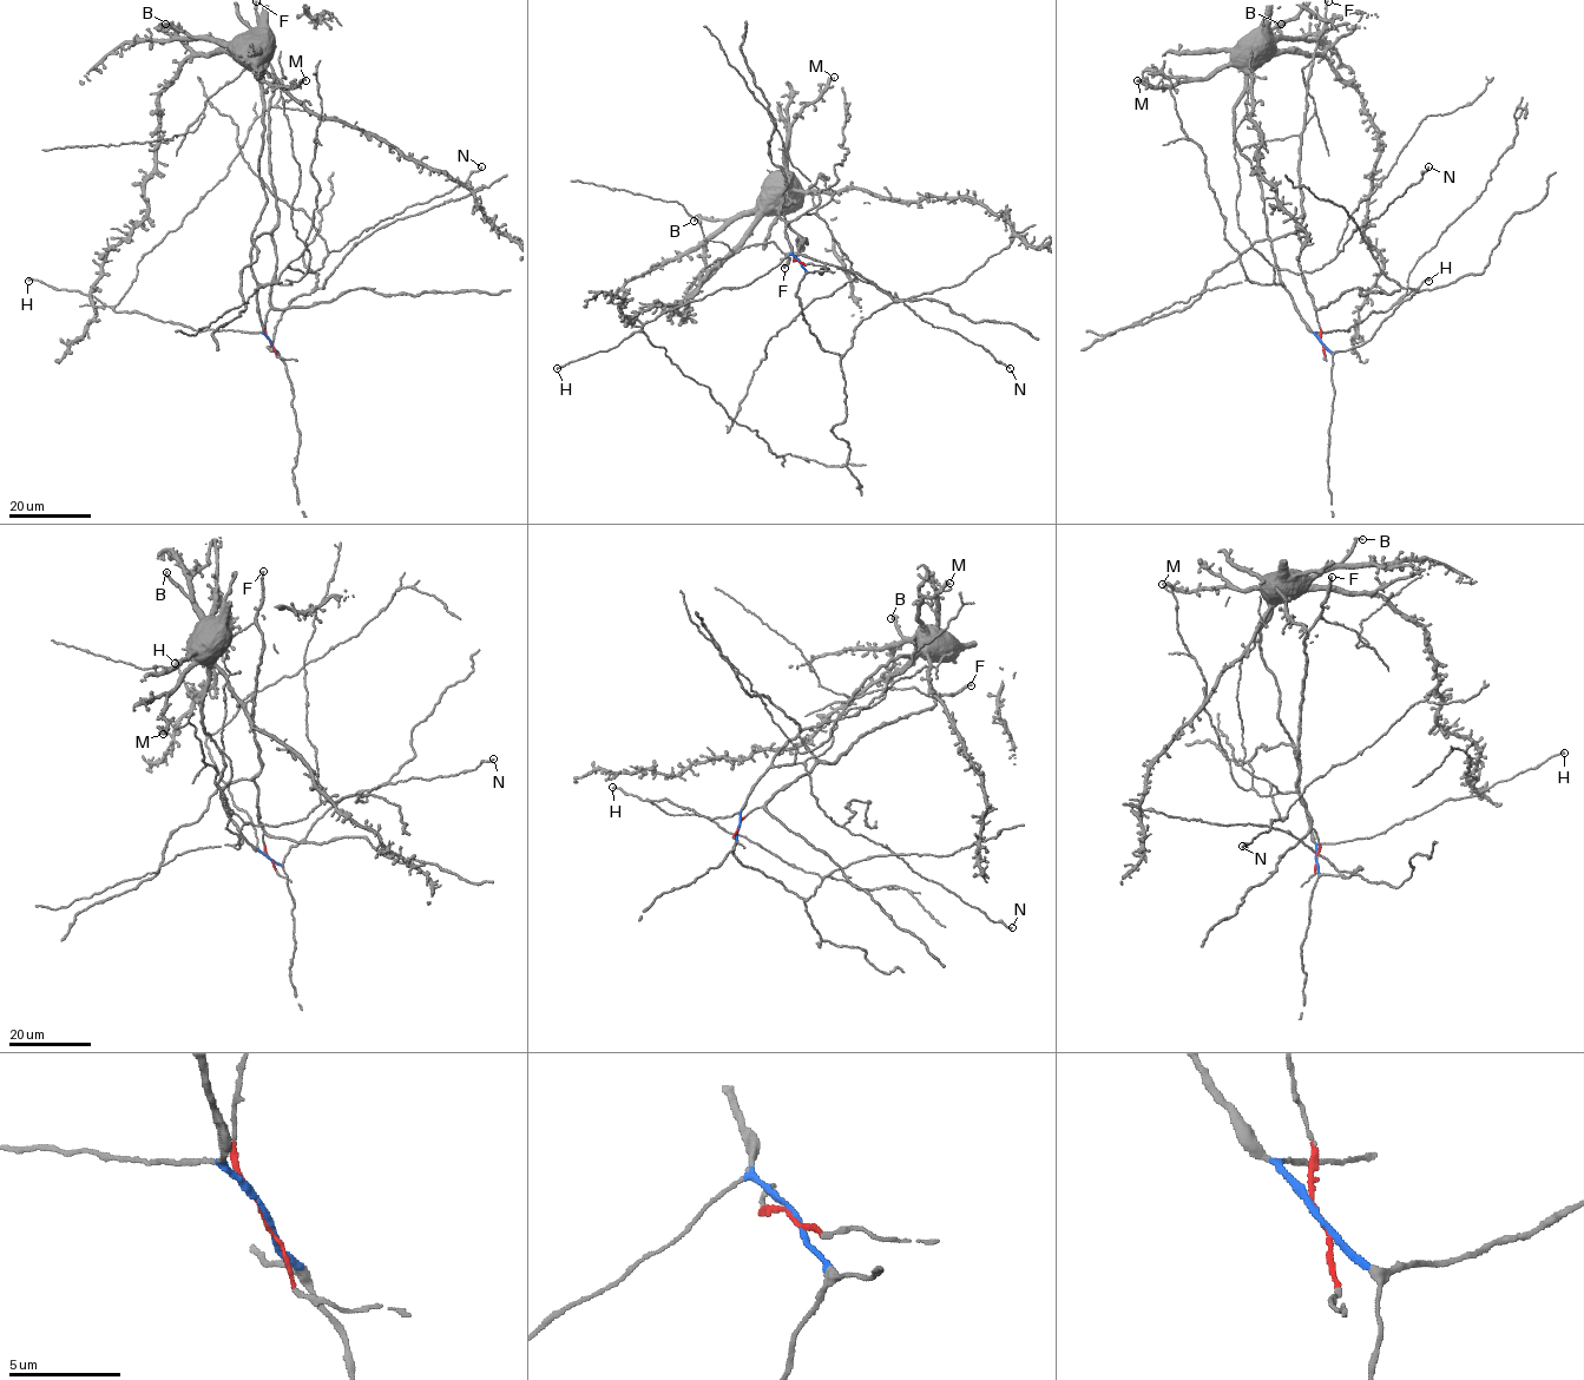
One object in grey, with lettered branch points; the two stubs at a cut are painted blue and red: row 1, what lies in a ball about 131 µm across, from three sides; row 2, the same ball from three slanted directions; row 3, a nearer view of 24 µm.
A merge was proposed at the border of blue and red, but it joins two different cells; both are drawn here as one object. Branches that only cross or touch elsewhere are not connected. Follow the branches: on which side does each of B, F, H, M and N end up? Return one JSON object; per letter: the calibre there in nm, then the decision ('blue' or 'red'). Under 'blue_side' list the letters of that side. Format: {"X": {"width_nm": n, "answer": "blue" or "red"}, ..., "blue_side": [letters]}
{"B": {"width_nm": 140, "answer": "blue"}, "F": {"width_nm": 320, "answer": "red"}, "H": {"width_nm": 280, "answer": "blue"}, "M": {"width_nm": 100, "answer": "blue"}, "N": {"width_nm": 180, "answer": "blue"}, "blue_side": ["B", "H", "M", "N"]}

